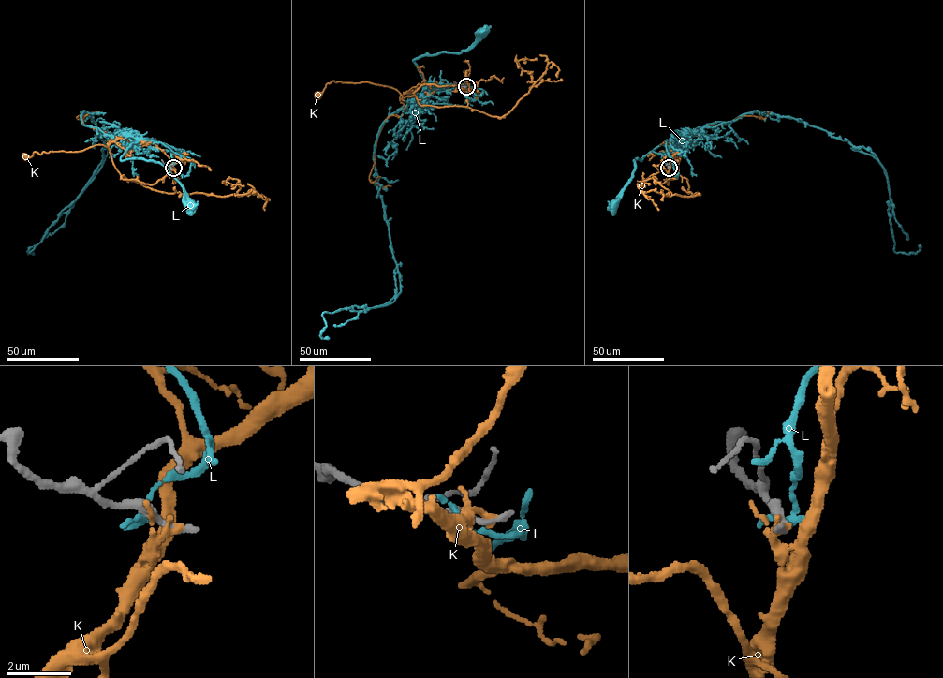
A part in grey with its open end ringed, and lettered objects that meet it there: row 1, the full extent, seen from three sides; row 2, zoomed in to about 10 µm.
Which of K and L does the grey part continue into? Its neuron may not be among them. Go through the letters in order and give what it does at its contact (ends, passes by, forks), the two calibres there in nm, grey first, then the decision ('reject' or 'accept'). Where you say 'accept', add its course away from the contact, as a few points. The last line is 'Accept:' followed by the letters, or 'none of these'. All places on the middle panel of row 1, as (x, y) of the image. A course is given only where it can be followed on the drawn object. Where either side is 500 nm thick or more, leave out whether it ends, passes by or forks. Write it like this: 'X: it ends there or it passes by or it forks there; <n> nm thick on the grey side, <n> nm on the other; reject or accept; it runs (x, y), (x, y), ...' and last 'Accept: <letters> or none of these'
K: it passes by; 260 nm thick on the grey side, 180 nm on the other; reject
L: it ends there; 280 nm thick on the grey side, 260 nm on the other; reject
Accept: none of these

